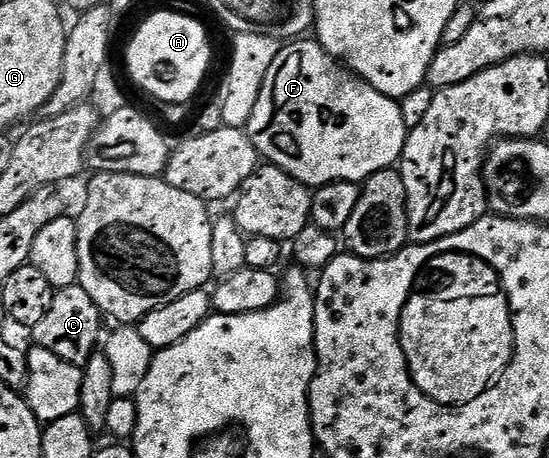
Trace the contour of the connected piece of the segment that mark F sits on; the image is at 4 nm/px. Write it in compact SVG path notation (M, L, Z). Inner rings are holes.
M300 38L281 47L266 72L258 102L245 128L265 161L278 165L296 181L314 190L334 182L360 184L374 173L393 167L404 153L409 131L397 101L360 80L312 38Z

